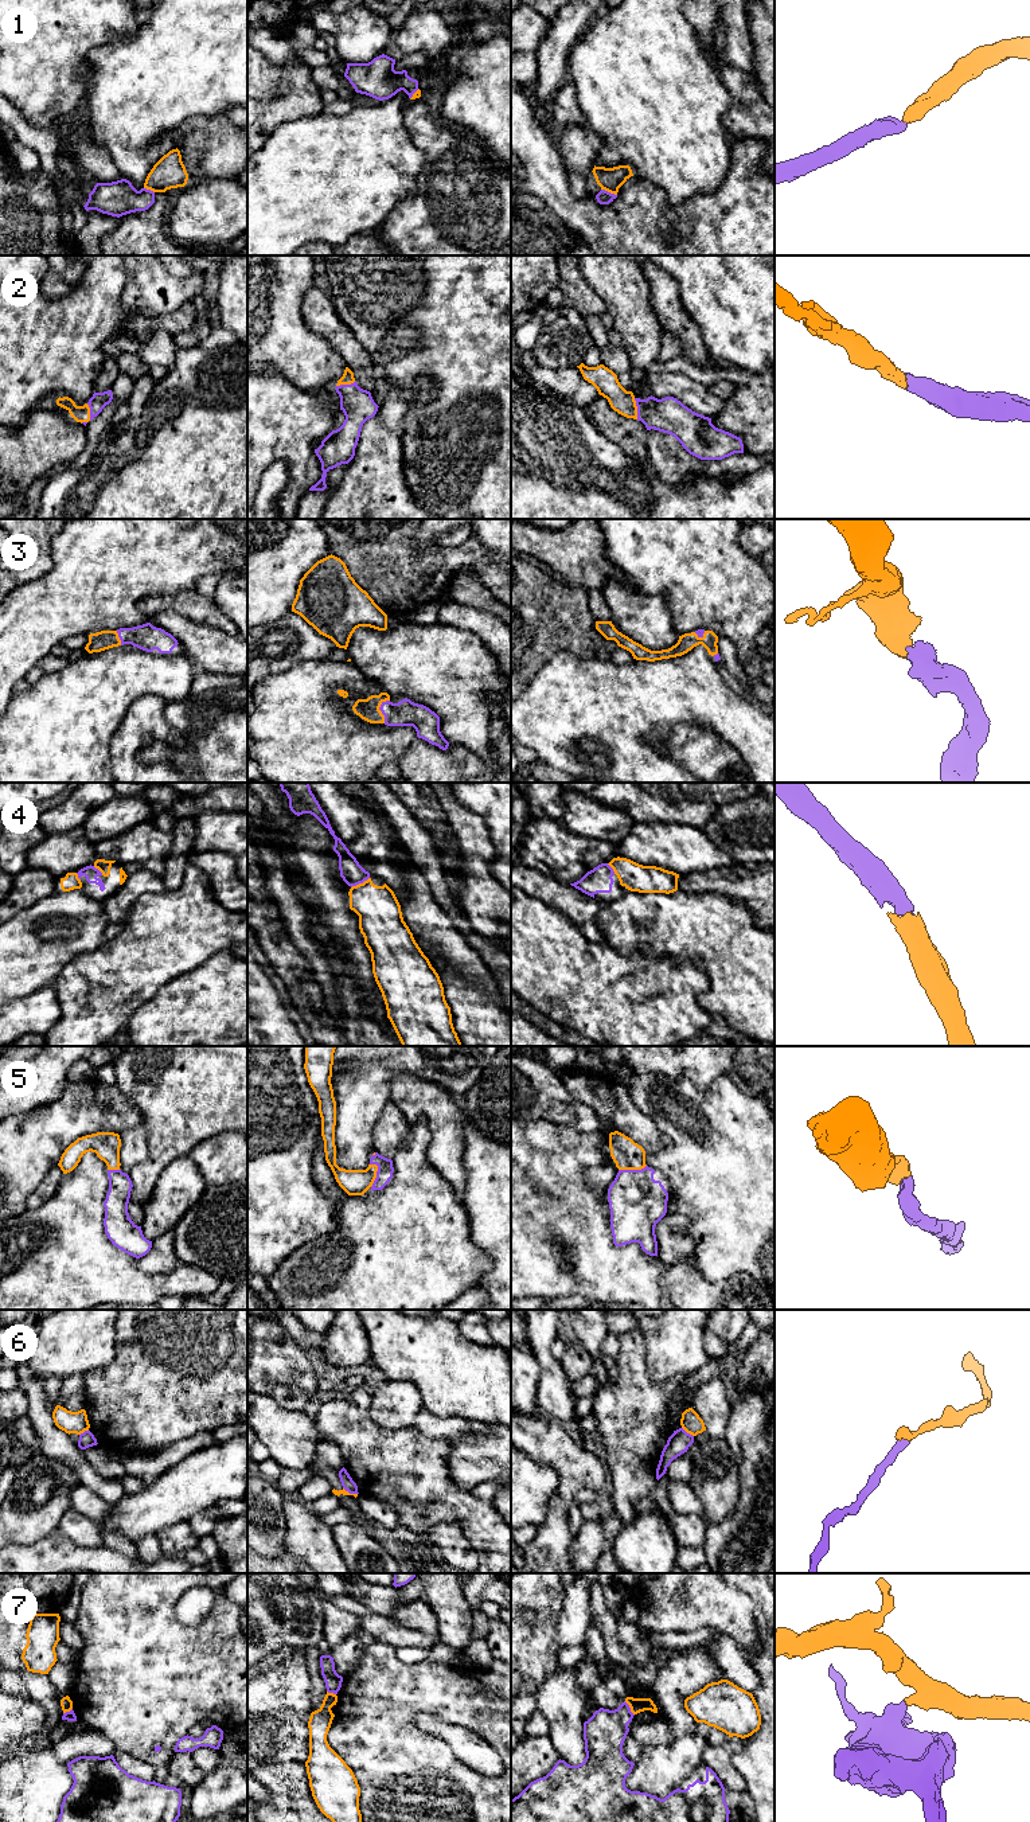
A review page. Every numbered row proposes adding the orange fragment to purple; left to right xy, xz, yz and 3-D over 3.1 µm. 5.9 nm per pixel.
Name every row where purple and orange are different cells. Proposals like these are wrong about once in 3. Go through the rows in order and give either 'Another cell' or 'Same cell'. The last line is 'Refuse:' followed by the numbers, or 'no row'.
1: Same cell
2: Same cell
3: Same cell
4: Same cell
5: Same cell
6: Another cell
7: Another cell
Refuse: 6, 7

